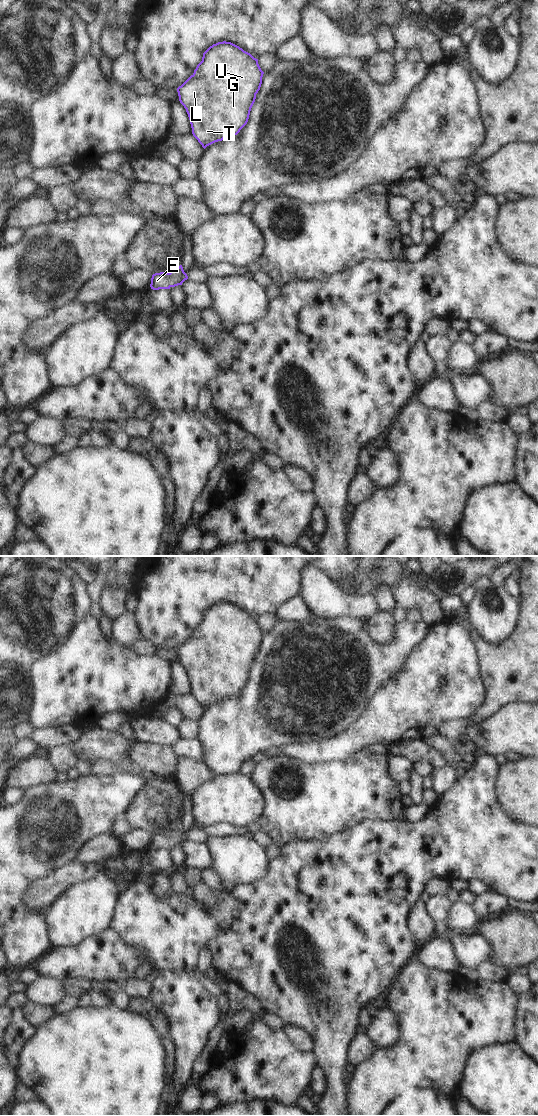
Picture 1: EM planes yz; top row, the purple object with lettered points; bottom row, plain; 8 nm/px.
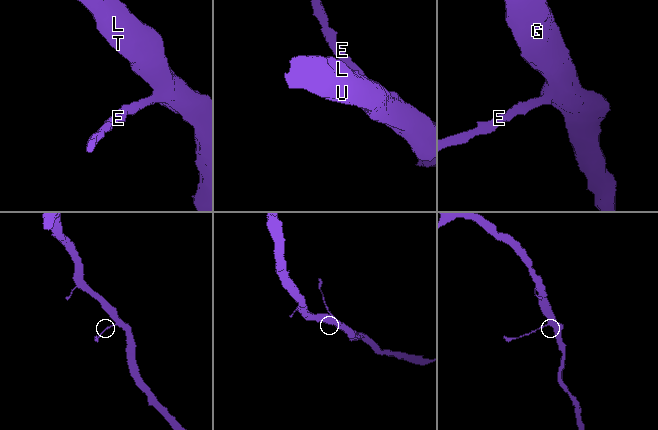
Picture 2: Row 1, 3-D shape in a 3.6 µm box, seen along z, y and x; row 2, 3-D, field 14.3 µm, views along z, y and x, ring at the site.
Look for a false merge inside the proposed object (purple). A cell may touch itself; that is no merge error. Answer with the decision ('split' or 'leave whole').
leave whole

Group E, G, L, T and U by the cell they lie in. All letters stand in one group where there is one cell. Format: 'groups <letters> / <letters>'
groups E G L T U

